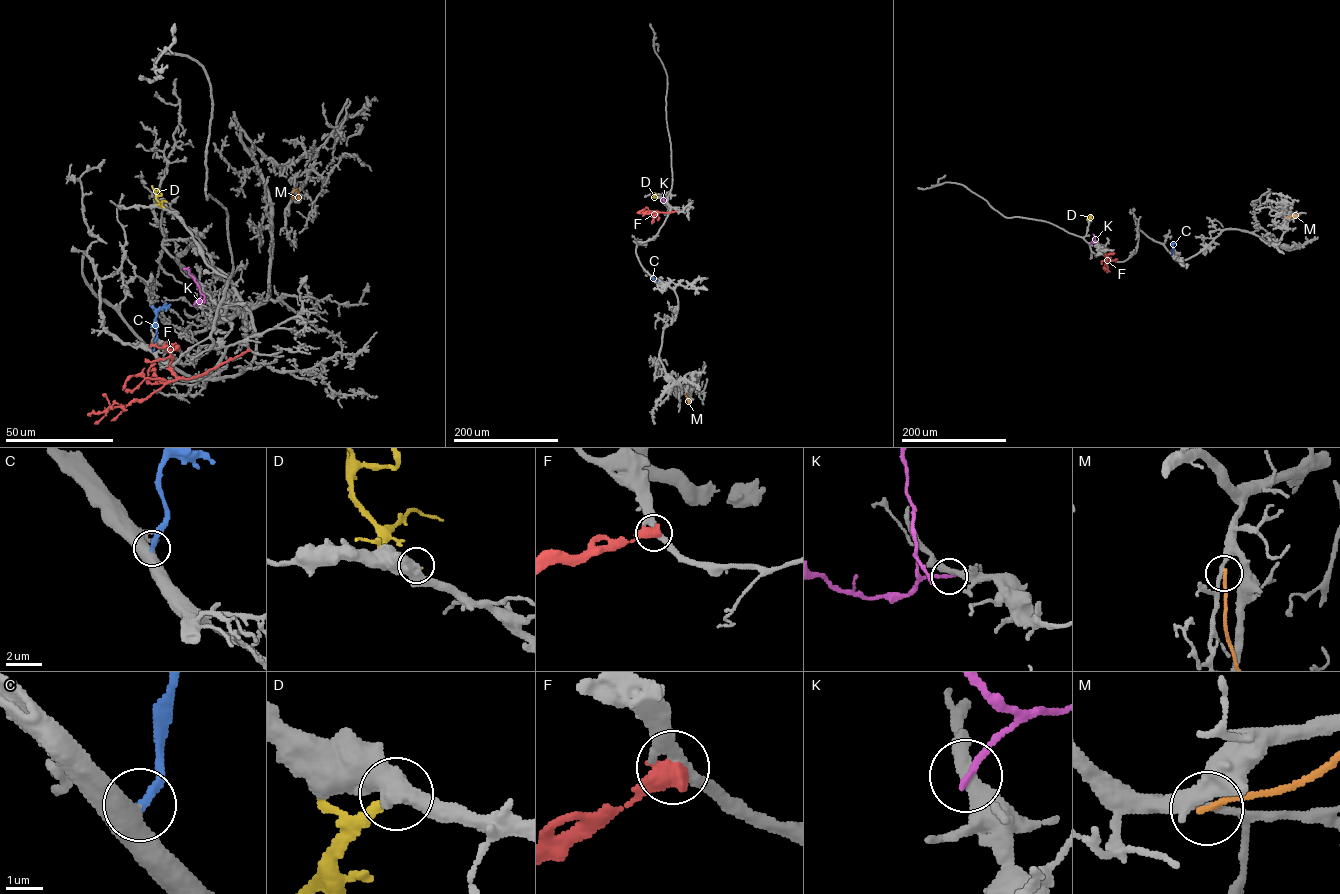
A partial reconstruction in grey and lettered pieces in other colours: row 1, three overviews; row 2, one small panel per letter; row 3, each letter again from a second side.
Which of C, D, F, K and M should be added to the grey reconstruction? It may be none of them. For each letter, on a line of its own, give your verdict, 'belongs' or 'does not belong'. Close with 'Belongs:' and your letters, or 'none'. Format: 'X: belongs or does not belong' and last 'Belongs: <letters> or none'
C: belongs
D: does not belong
F: does not belong
K: does not belong
M: does not belong
Belongs: C

